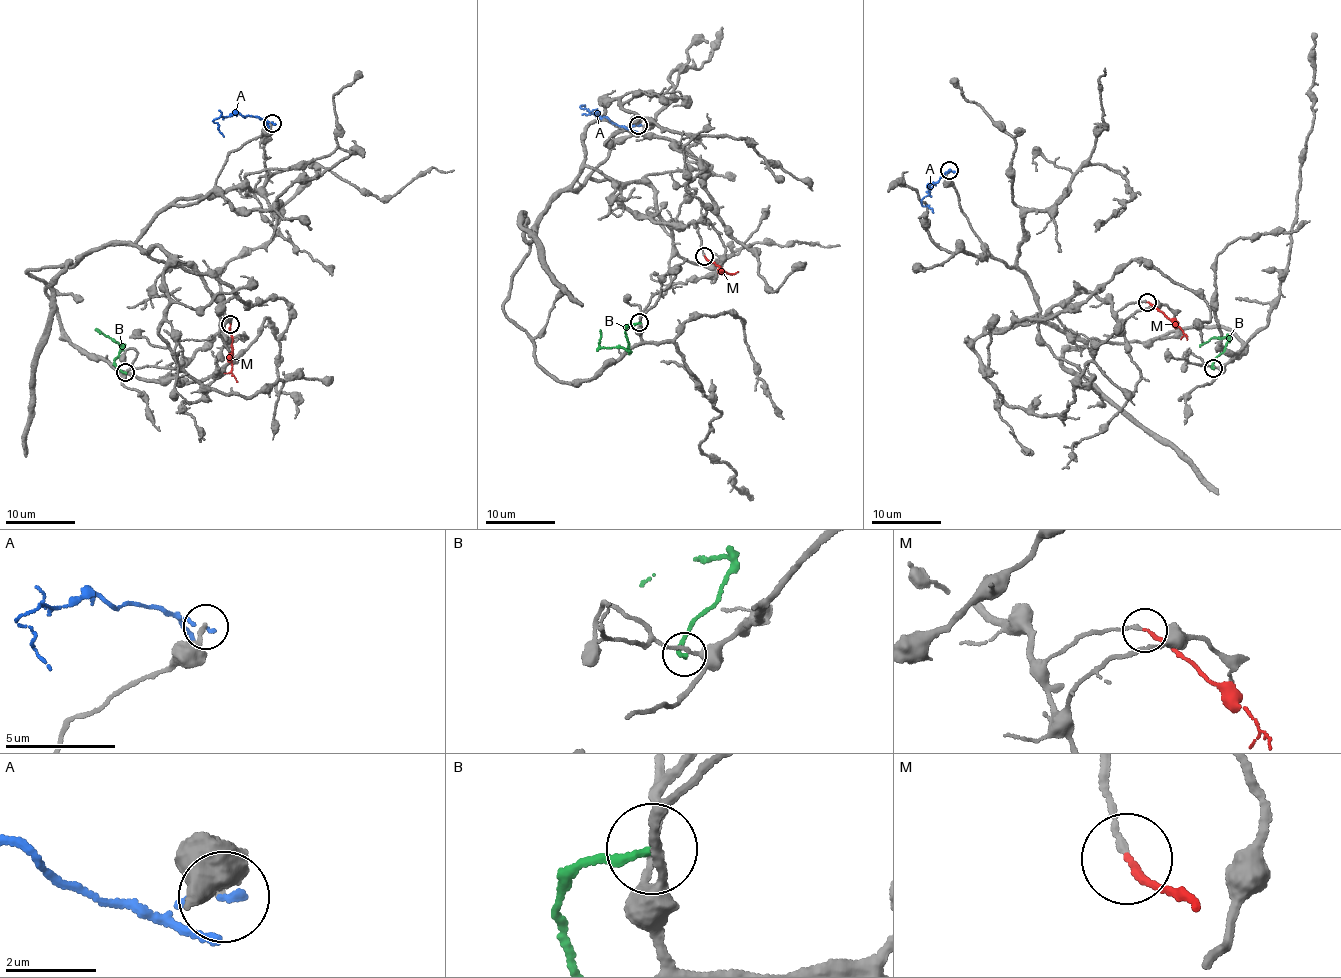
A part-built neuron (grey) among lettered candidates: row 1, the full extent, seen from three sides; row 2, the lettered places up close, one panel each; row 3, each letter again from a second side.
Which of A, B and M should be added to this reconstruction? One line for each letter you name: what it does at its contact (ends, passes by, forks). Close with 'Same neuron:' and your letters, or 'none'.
M: it ends there
Same neuron: M

